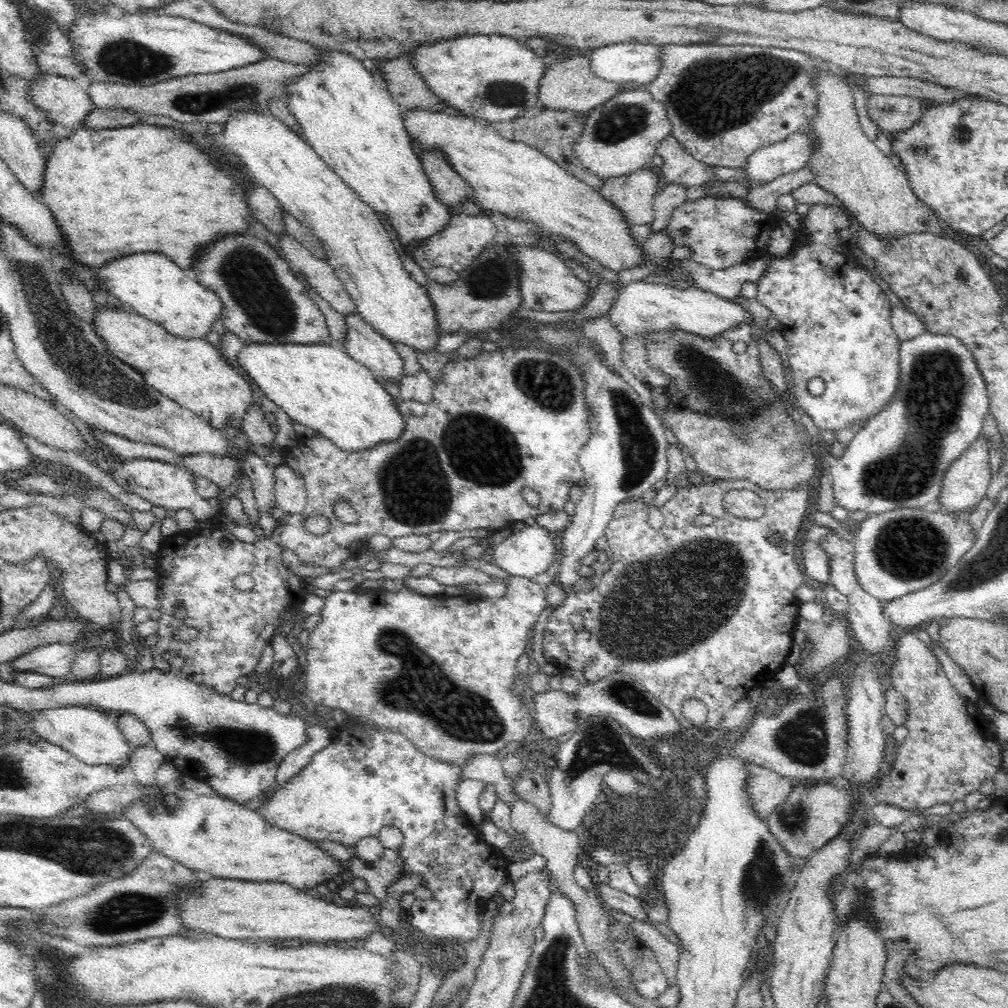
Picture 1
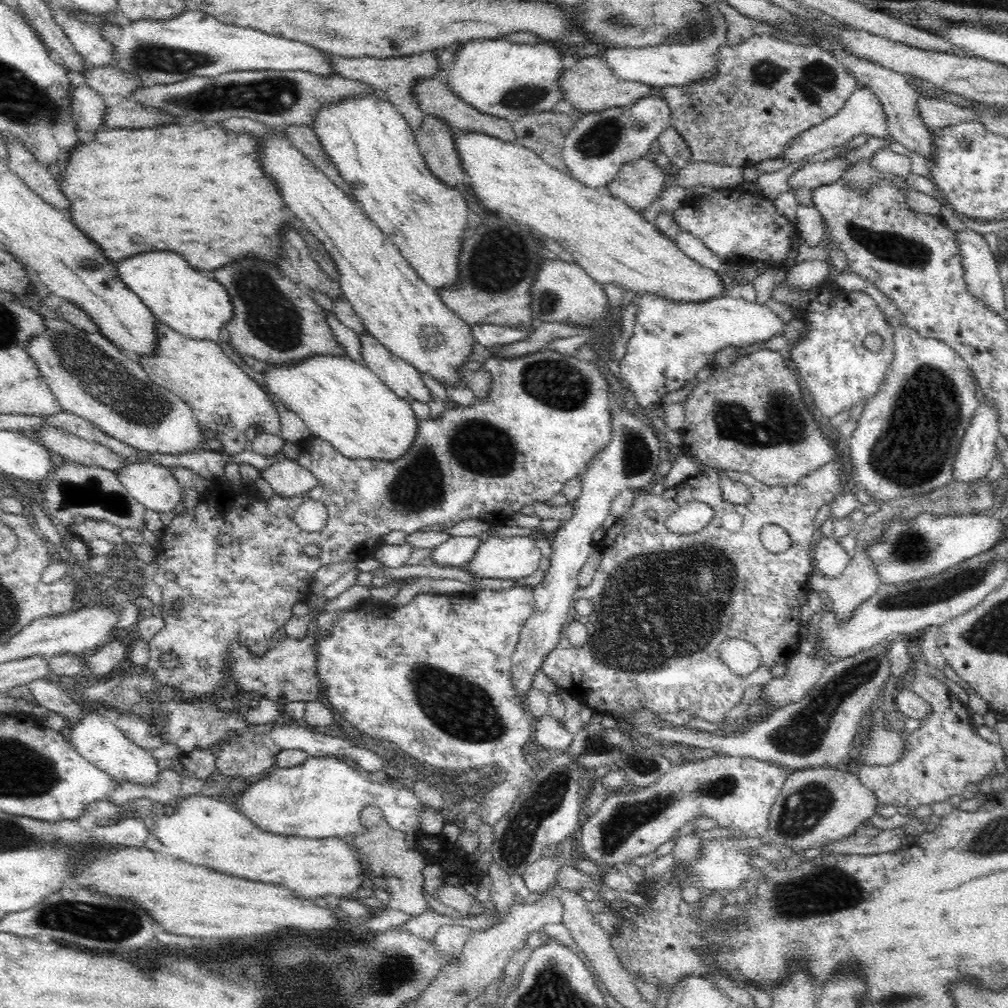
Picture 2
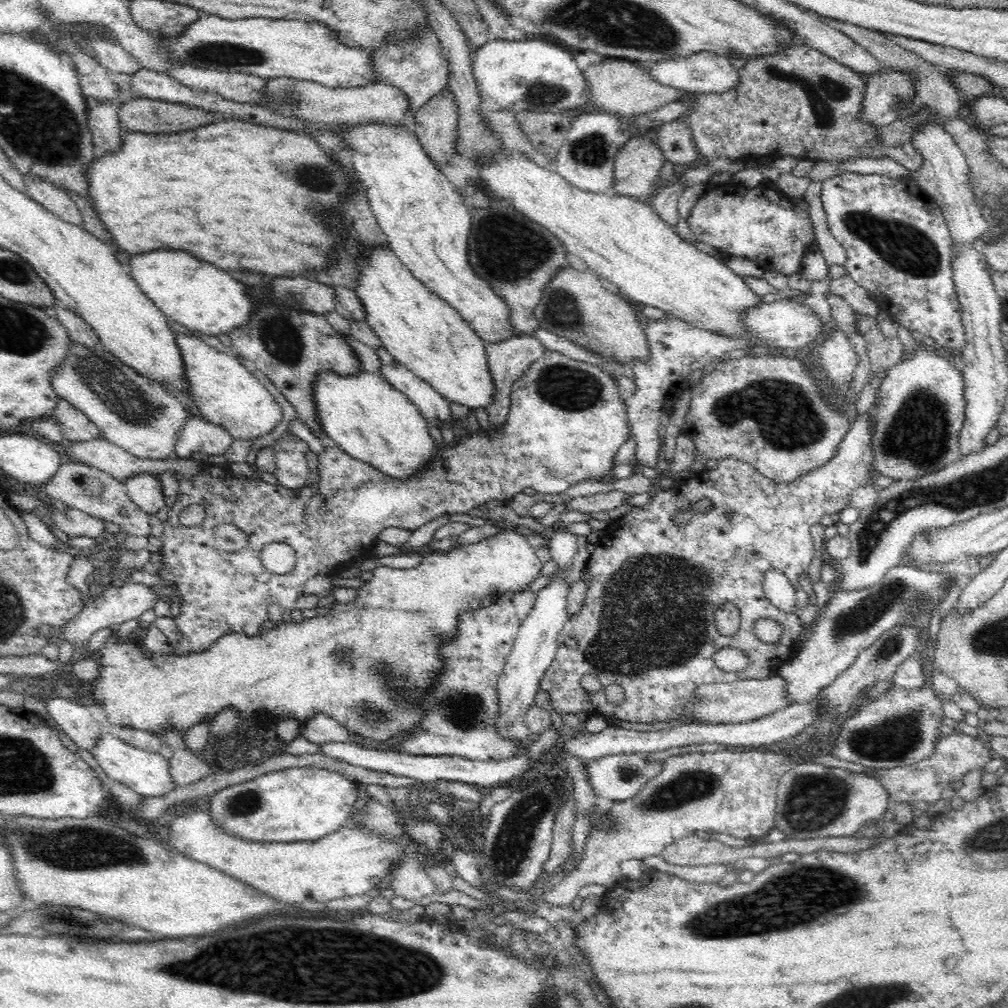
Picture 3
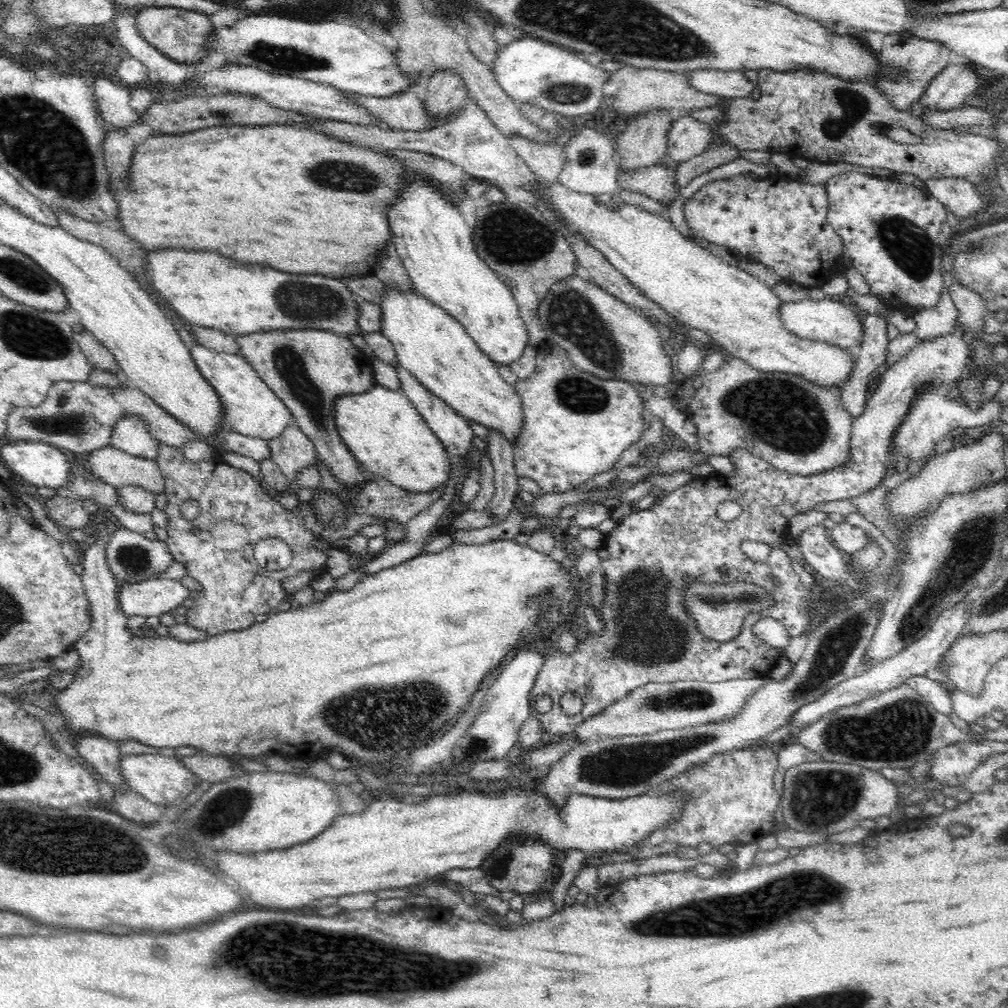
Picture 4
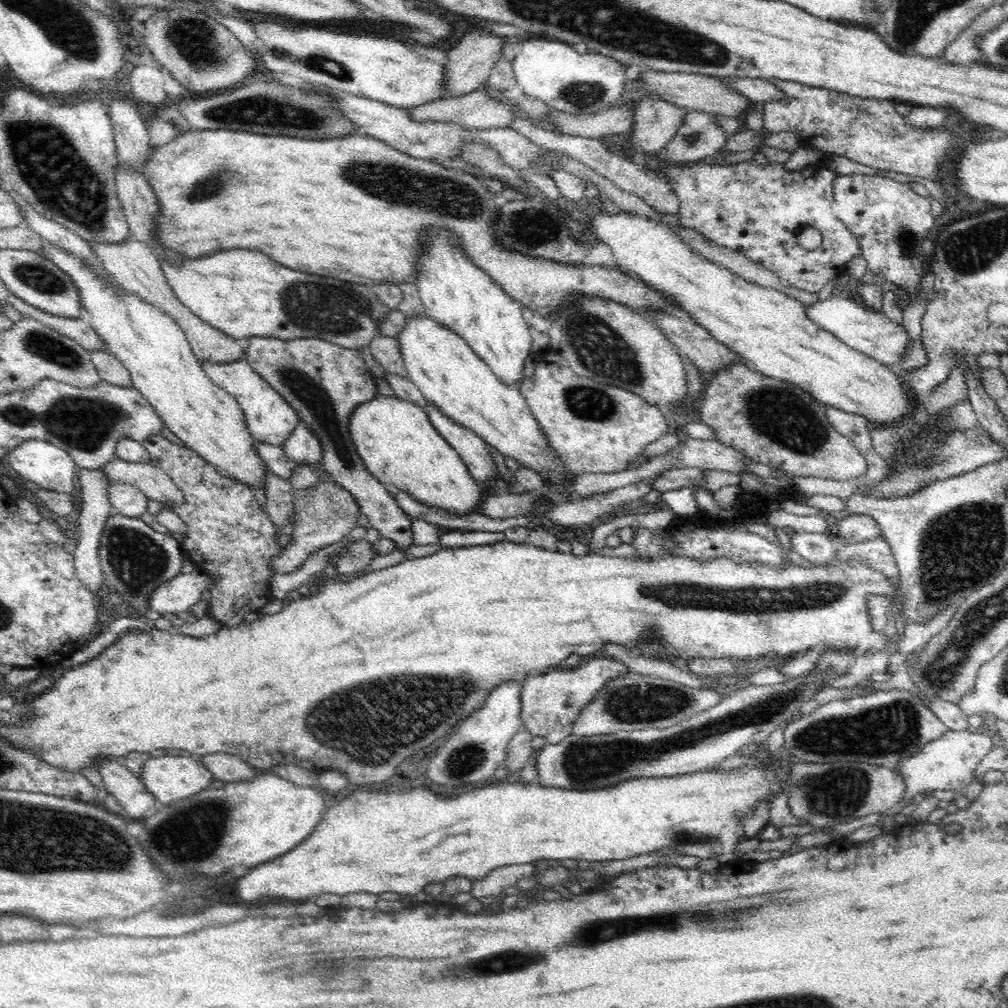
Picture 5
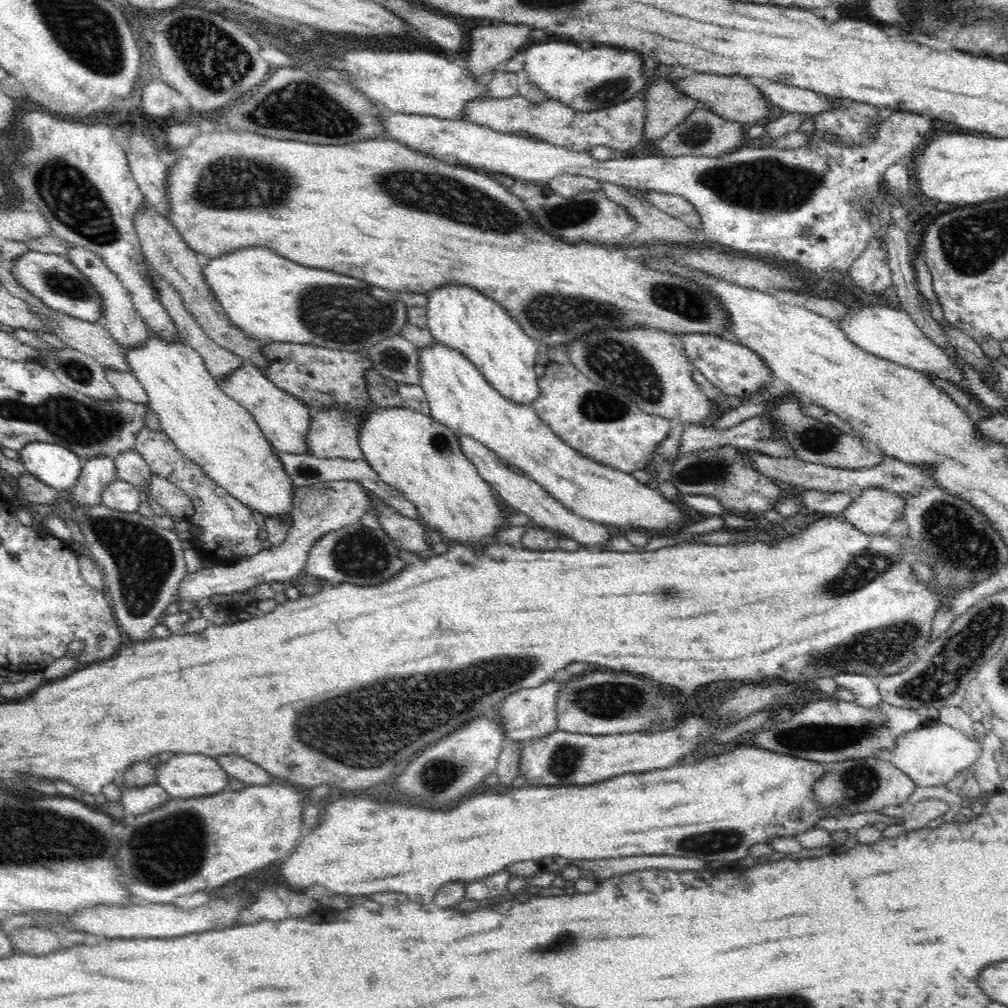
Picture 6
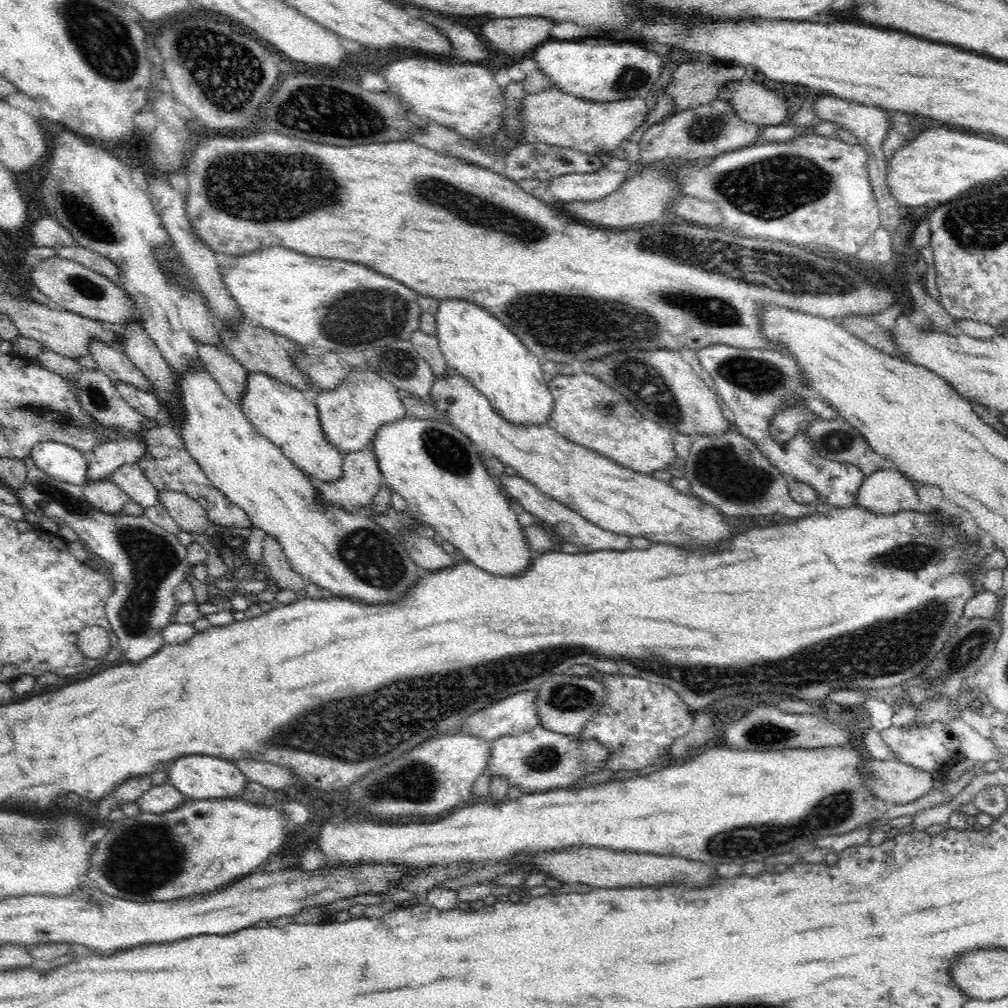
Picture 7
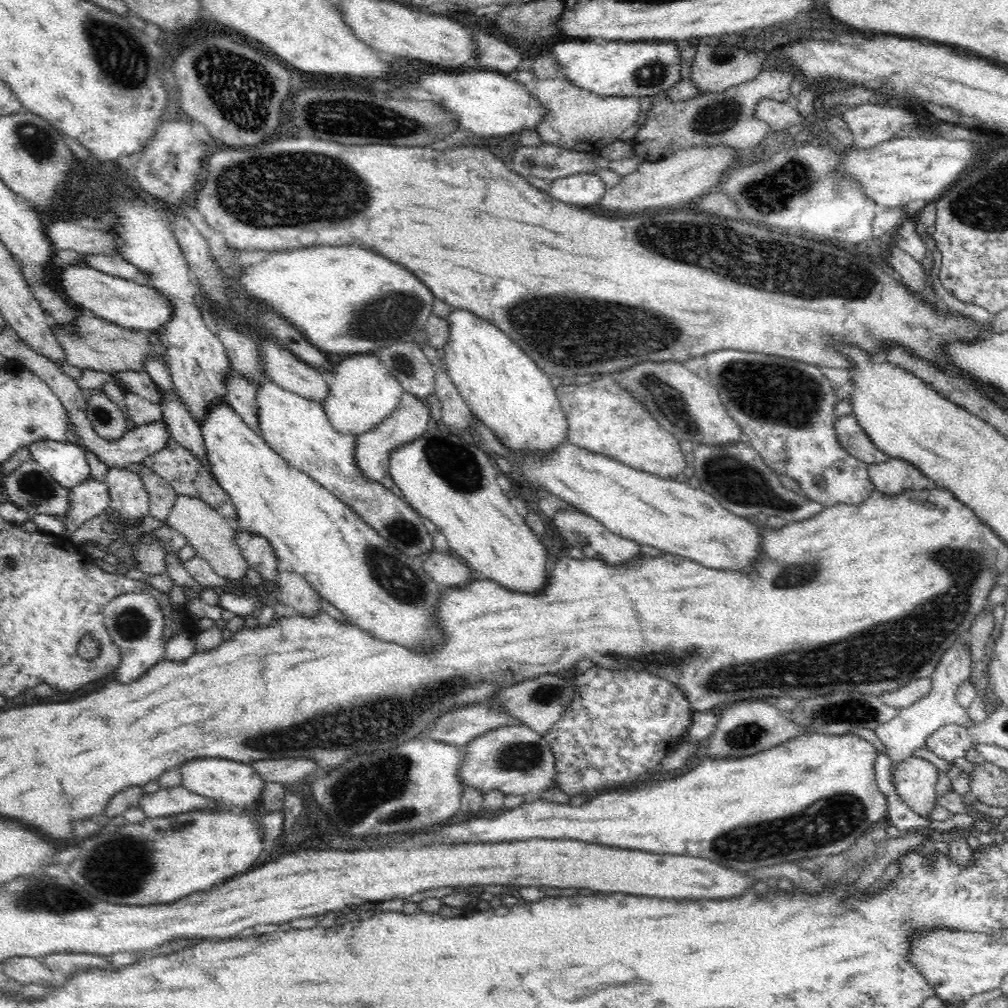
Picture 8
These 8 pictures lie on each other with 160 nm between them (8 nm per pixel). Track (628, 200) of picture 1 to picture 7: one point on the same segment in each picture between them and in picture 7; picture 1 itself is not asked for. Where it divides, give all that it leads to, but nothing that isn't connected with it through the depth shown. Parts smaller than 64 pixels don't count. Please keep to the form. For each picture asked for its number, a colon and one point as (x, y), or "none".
2: (639, 184)
3: (637, 167)
4: (644, 143)
5: (656, 121)
6: (666, 107)
7: (697, 82)

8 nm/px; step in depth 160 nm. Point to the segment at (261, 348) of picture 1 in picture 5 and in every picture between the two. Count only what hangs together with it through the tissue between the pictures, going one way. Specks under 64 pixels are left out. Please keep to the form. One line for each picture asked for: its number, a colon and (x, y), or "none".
2: (342, 402)
3: (363, 414)
4: (384, 431)
5: (399, 445)

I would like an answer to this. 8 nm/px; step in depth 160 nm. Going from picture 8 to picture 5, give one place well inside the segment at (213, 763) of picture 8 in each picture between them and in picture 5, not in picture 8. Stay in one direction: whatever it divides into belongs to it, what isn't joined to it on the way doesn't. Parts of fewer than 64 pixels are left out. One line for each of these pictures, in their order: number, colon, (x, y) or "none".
5: (169, 778)
6: (184, 775)
7: (198, 777)

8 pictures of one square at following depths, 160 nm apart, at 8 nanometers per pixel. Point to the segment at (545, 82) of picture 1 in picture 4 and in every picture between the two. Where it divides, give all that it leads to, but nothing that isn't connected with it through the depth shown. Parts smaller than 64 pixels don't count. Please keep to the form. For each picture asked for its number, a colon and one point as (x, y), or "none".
2: (590, 86)
3: (619, 86)
4: (639, 90)

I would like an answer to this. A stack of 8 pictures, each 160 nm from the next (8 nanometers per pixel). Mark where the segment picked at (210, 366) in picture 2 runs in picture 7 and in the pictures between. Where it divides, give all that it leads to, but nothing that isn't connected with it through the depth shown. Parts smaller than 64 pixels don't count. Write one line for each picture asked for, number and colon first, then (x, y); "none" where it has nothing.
3: (226, 392)
4: (250, 407)
5: (270, 419)
6: (284, 419)
7: (281, 413)

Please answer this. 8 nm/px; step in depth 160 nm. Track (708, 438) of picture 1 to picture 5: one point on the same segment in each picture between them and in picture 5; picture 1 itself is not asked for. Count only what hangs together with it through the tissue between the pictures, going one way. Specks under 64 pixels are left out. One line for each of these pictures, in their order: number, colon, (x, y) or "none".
2: (750, 417)
3: (765, 410)
4: (797, 426)
5: (772, 421)

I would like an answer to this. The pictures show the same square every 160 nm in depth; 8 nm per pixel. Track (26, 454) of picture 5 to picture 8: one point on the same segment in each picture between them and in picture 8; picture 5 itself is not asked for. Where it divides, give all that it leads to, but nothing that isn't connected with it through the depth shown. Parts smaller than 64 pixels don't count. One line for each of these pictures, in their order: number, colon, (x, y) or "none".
6: (58, 467)
7: (60, 461)
8: (66, 462)

